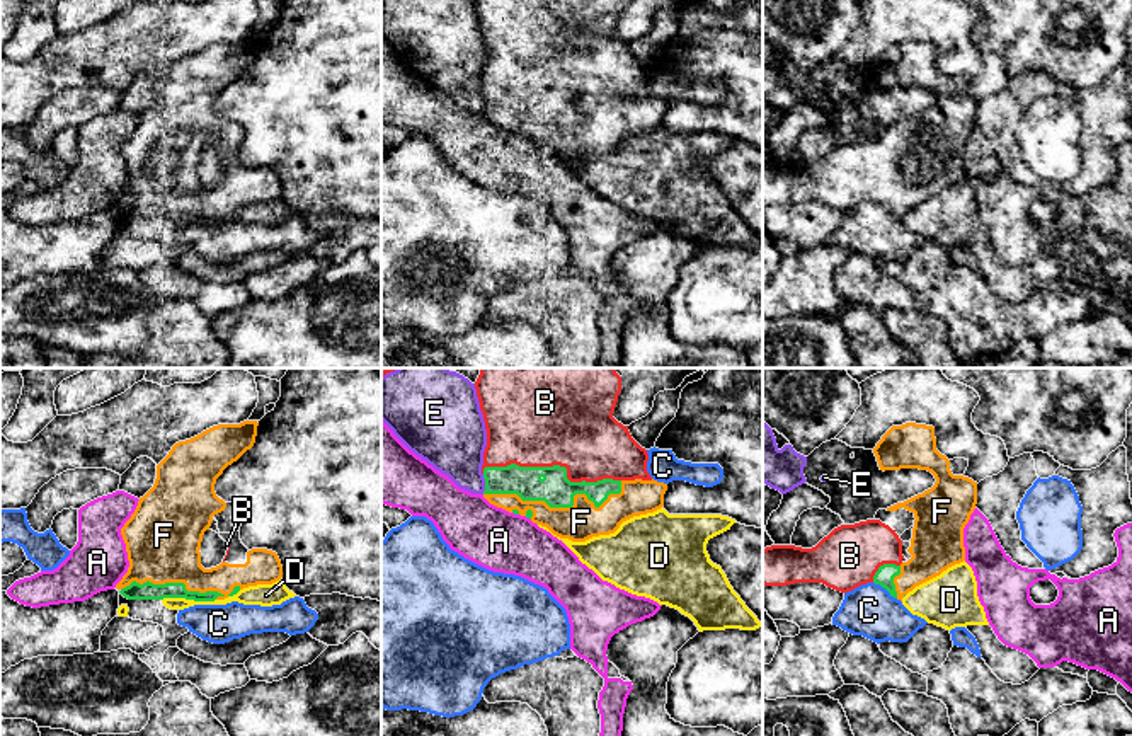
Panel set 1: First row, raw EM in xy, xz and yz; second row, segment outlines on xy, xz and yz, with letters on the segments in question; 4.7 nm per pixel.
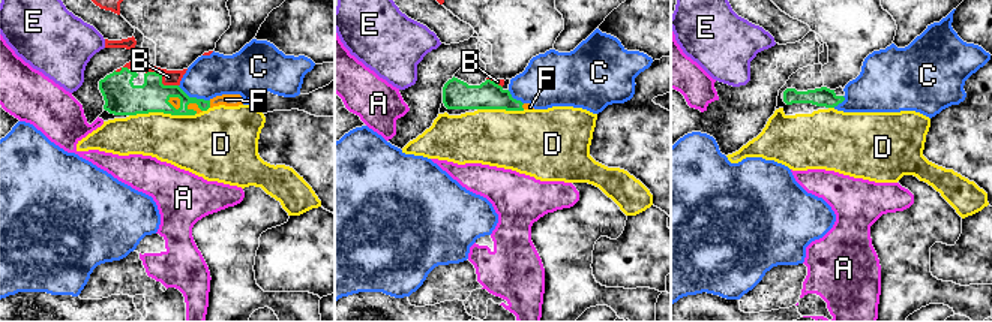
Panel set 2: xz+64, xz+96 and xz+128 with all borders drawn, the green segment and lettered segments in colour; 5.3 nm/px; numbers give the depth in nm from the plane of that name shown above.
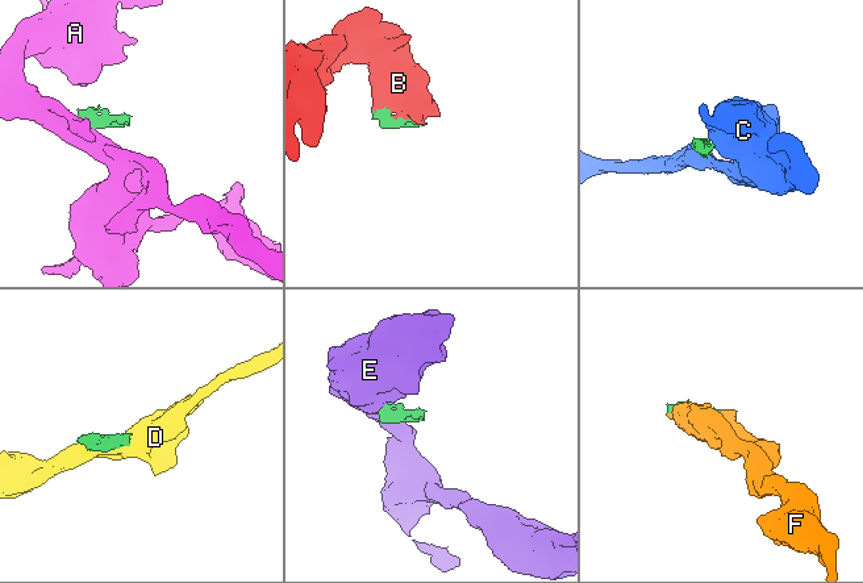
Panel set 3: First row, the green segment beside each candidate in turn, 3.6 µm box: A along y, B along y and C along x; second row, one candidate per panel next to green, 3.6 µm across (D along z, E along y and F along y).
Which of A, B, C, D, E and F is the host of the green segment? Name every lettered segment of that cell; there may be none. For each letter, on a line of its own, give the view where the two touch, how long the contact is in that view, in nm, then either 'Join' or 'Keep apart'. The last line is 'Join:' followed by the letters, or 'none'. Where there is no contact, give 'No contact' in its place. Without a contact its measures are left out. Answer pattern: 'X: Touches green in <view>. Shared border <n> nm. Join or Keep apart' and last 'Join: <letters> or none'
A: Touches green in xz. Shared border 40 nm. Keep apart
B: Touches green in xz. Shared border 650 nm. Keep apart
C: Touches green in yz. Shared border 140 nm. Join
D: Touches green in xy. Shared border 260 nm. Keep apart
E: Touches green in xz. Shared border 100 nm. Keep apart
F: Touches green in xz. Shared border 650 nm. Keep apart
Join: C

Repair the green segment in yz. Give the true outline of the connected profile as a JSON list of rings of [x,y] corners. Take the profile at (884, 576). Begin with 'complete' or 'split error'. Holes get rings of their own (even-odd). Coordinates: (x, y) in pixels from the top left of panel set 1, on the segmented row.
split error; [[[883,564],[872,583],[844,593],[844,600],[832,617],[832,625],[877,644],[885,641],[907,642],[928,622],[912,615],[897,598],[894,578],[899,574],[900,566]]]

